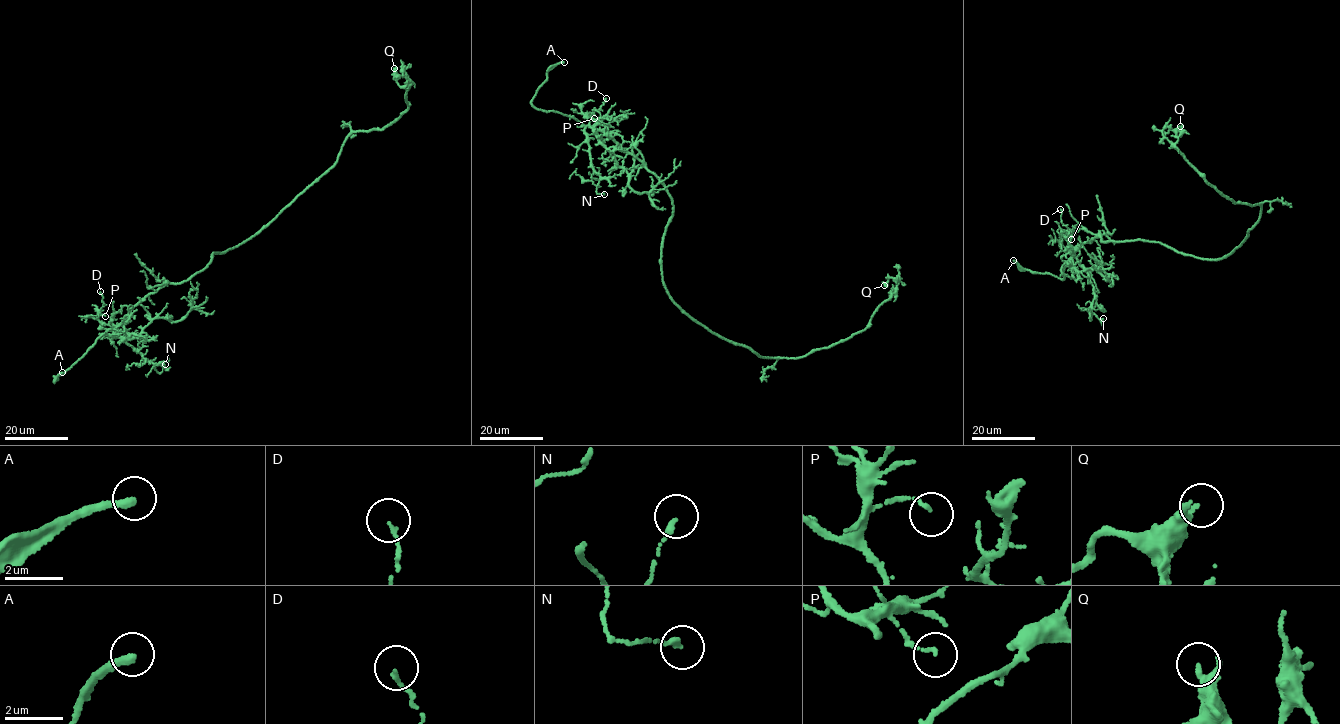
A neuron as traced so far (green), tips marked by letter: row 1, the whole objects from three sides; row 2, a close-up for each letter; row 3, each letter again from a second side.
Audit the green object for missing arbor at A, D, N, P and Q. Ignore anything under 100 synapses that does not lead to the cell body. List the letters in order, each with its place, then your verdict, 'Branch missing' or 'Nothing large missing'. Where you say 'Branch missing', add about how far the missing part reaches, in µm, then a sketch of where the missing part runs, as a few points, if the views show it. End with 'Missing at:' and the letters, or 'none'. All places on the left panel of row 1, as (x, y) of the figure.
A: Place: (62, 372). Branch missing. Missing length about 5 µm
D: Place: (100, 291). Nothing large missing
N: Place: (165, 364). Nothing large missing
P: Place: (105, 316). Nothing large missing
Q: Place: (394, 68). Nothing large missing
Missing at: A

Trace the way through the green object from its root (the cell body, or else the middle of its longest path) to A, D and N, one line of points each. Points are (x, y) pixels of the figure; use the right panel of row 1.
A: (1200, 258), (1158, 242), (1104, 242), (1096, 236), (1073, 252), (1062, 279), (1026, 270), (1013, 260)
D: (1200, 258), (1158, 242), (1104, 242), (1096, 236), (1073, 255), (1068, 249), (1070, 232), (1061, 223), (1060, 209)
N: (1200, 258), (1144, 240), (1084, 242), (1072, 255), (1093, 287), (1091, 311), (1103, 318)

